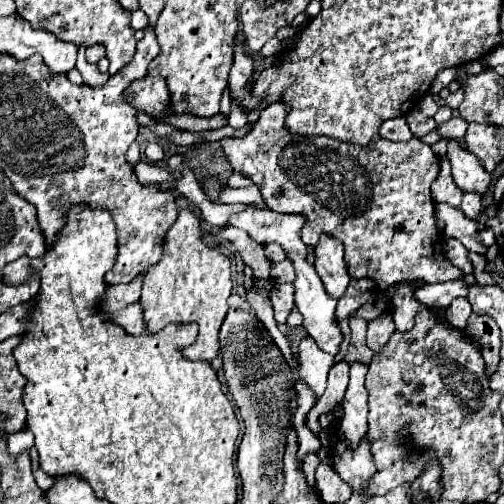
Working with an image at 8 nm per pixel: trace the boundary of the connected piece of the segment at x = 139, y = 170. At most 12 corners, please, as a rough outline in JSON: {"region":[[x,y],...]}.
{"region":[[138,160],[134,172],[142,184],[172,188],[168,170],[154,162]]}

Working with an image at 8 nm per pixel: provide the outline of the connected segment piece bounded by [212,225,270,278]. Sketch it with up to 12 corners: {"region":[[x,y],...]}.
{"region":[[232,225],[212,232],[236,246],[254,278],[268,278],[270,260],[245,231]]}

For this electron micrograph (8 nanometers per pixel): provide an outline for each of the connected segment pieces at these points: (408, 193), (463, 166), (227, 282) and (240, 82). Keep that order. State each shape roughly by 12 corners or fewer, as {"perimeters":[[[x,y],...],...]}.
{"perimeters":[[[274,102],[218,144],[302,242],[344,244],[352,278],[407,307],[411,281],[462,272],[442,252],[420,138],[370,148],[292,136]],[[448,138],[448,160],[460,190],[484,194],[490,174]],[[182,208],[140,304],[148,332],[196,322],[188,360],[218,354],[230,258]],[[240,40],[234,46],[234,64],[228,86],[230,96],[246,110],[268,106],[250,98],[244,84],[254,66]]]}

